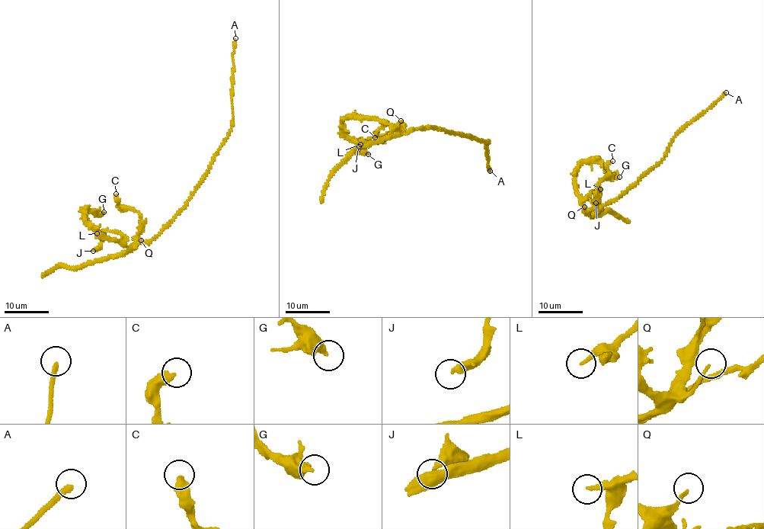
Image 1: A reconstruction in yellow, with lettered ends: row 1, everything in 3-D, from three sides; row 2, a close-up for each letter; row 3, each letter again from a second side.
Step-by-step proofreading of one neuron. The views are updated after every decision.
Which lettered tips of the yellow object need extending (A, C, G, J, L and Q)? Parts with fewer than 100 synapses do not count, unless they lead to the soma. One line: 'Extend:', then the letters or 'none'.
Extend: A

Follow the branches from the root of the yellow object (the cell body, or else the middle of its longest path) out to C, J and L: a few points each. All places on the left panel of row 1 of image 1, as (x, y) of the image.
C: (183, 206), (158, 235), (127, 251), (139, 231), (142, 217), (135, 210), (123, 209), (119, 203), (116, 193)
J: (183, 206), (148, 241), (126, 252), (125, 238), (108, 230), (93, 251)
L: (183, 206), (152, 238), (141, 242), (126, 252), (128, 248), (121, 233), (108, 230), (97, 233)

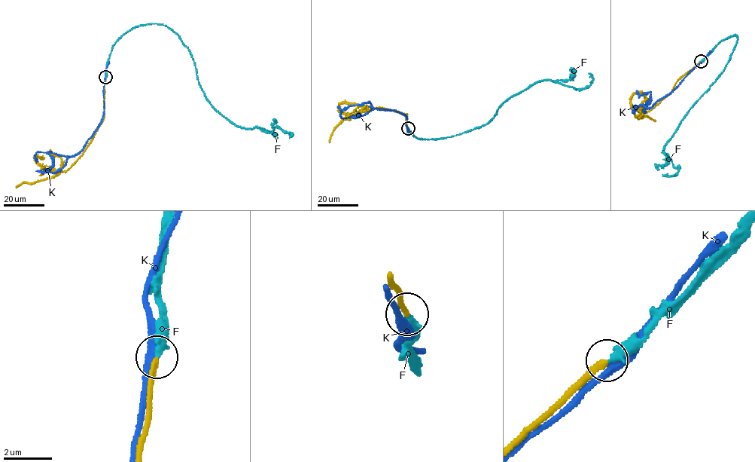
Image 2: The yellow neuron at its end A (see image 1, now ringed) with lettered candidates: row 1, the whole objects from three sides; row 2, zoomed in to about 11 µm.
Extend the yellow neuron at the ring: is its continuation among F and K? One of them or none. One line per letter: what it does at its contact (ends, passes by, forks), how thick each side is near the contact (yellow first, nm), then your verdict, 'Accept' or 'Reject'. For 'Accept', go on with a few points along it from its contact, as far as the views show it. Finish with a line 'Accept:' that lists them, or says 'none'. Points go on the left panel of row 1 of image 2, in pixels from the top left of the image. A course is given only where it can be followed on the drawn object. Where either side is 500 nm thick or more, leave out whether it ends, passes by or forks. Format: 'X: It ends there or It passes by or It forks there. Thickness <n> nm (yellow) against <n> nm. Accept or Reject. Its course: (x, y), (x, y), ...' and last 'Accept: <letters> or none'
F: It ends there. Thickness 240 nm (yellow) against 300 nm. Accept. Its course: (105, 78), (111, 49), (124, 33), (162, 24), (188, 50), (217, 111), (247, 129), (280, 127), (289, 138)
K: It passes by. Thickness 240 nm (yellow) against 380 nm. Reject
Accept: F

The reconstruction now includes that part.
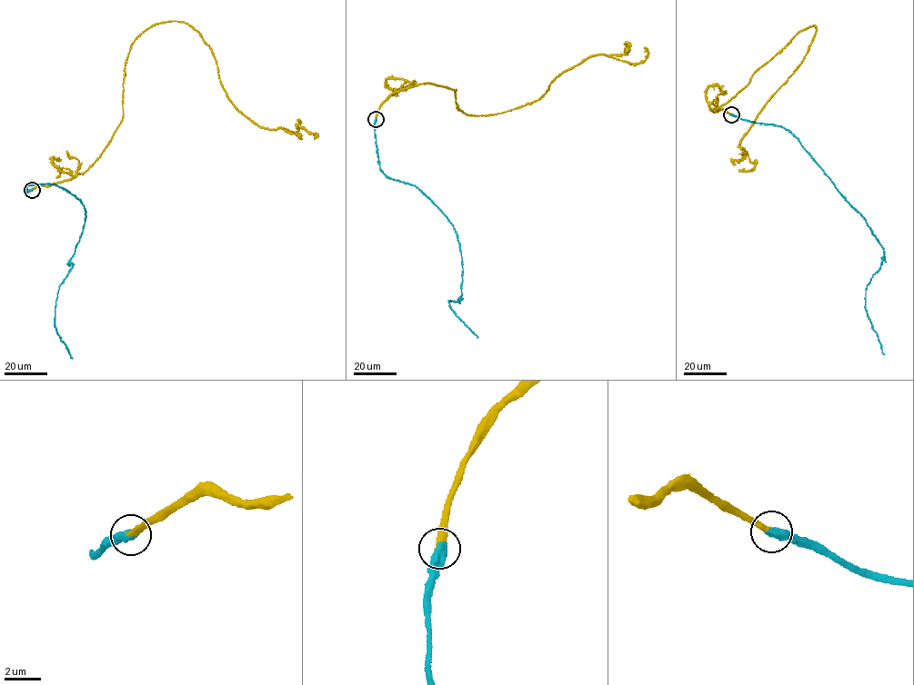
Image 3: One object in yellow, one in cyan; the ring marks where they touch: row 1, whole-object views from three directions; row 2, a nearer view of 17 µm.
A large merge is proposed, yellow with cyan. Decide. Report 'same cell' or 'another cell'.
same cell

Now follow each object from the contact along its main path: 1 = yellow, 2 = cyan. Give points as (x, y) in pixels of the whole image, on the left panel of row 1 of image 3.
1: (32, 190), (93, 165), (122, 119), (130, 47), (164, 22), (199, 34), (245, 116), (314, 139)
2: (32, 190), (25, 185), (55, 184), (84, 206), (82, 233), (55, 309), (57, 332), (72, 358)

